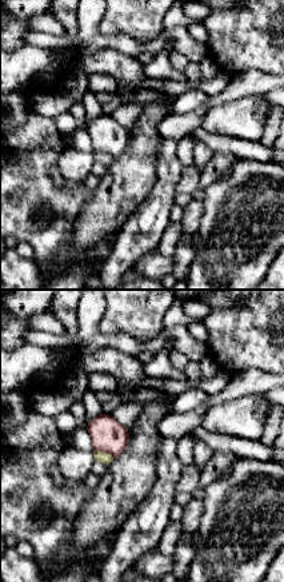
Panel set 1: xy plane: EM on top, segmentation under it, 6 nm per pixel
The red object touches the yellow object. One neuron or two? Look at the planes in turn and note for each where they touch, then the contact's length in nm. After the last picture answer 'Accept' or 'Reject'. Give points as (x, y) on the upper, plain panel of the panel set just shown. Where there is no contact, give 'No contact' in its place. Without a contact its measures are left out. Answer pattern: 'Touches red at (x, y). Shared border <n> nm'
Touches red at (104, 152). Shared border 130 nm

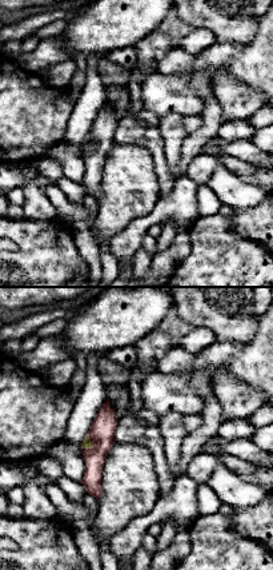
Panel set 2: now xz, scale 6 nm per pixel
Touches red at (92, 147). Shared border 90 nm

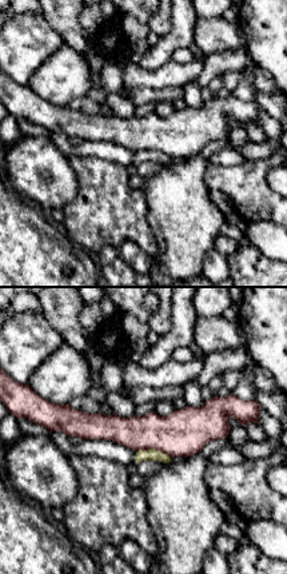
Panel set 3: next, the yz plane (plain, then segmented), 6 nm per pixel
Touches red at (154, 150). Shared border 220 nm

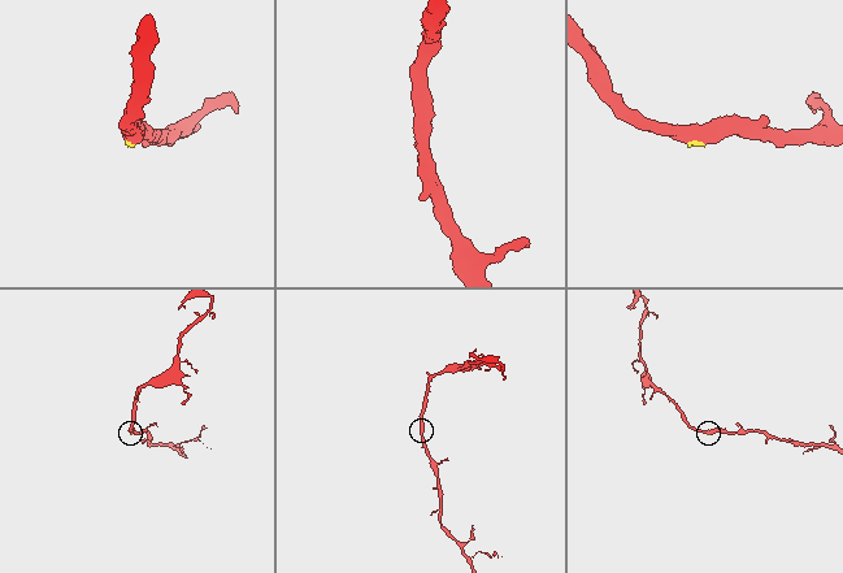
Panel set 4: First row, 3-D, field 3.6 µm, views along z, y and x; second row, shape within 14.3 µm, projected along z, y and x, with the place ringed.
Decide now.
Reject

